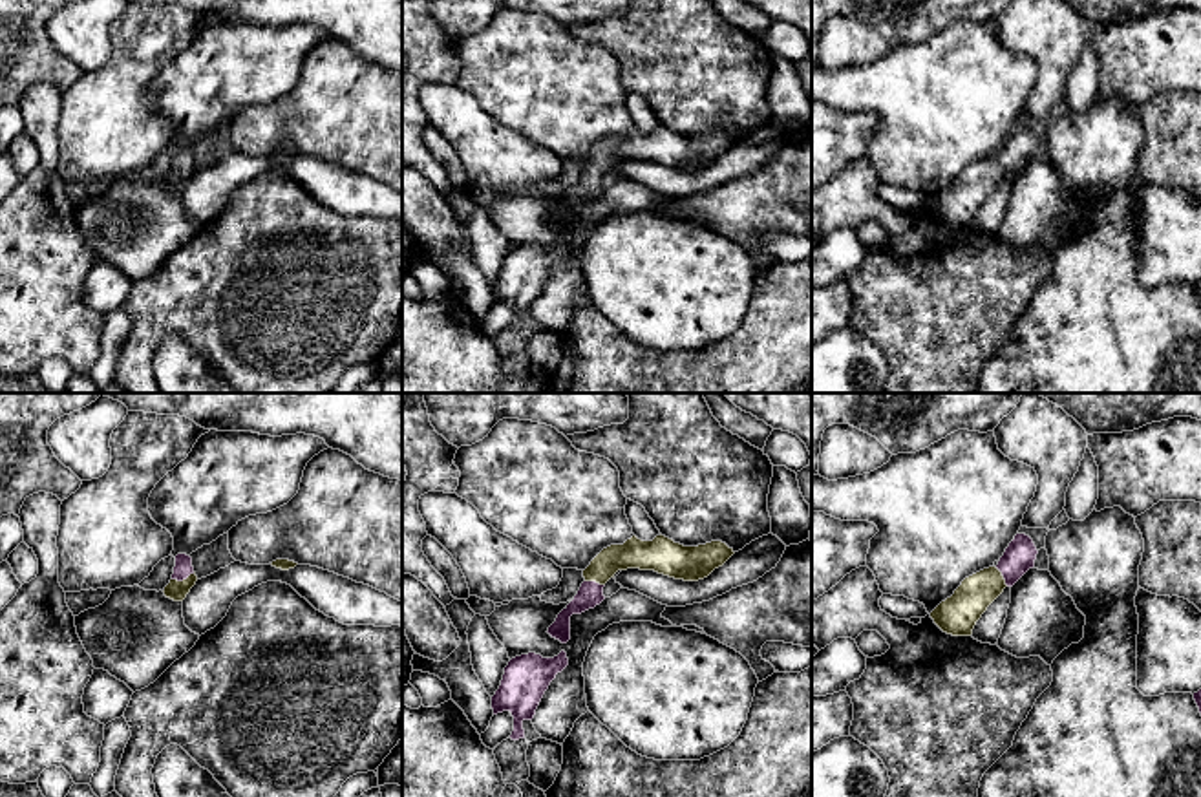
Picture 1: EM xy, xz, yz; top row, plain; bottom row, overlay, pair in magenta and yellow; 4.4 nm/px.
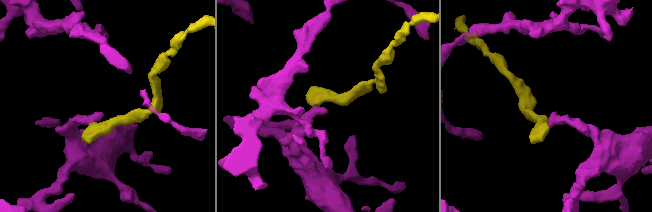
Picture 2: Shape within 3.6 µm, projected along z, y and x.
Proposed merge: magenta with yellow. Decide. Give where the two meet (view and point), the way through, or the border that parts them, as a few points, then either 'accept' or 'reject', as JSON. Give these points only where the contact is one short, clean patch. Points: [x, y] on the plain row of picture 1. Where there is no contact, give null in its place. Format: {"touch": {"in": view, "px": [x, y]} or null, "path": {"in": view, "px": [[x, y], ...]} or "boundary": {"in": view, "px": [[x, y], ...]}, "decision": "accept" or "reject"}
{"touch": {"in": "xy", "px": [183, 169]}, "path": {"in": "xy", "px": [[183, 158], [183, 169], [176, 181]]}, "decision": "accept"}

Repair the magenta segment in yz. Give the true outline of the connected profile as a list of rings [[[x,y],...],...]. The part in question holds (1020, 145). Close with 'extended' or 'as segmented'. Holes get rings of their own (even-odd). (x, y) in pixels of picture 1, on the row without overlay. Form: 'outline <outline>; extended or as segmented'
outline [[[1016,124],[996,157],[983,159],[962,172],[930,208],[947,225],[971,227],[987,197],[1035,157],[1036,137],[1026,124]]]; extended

